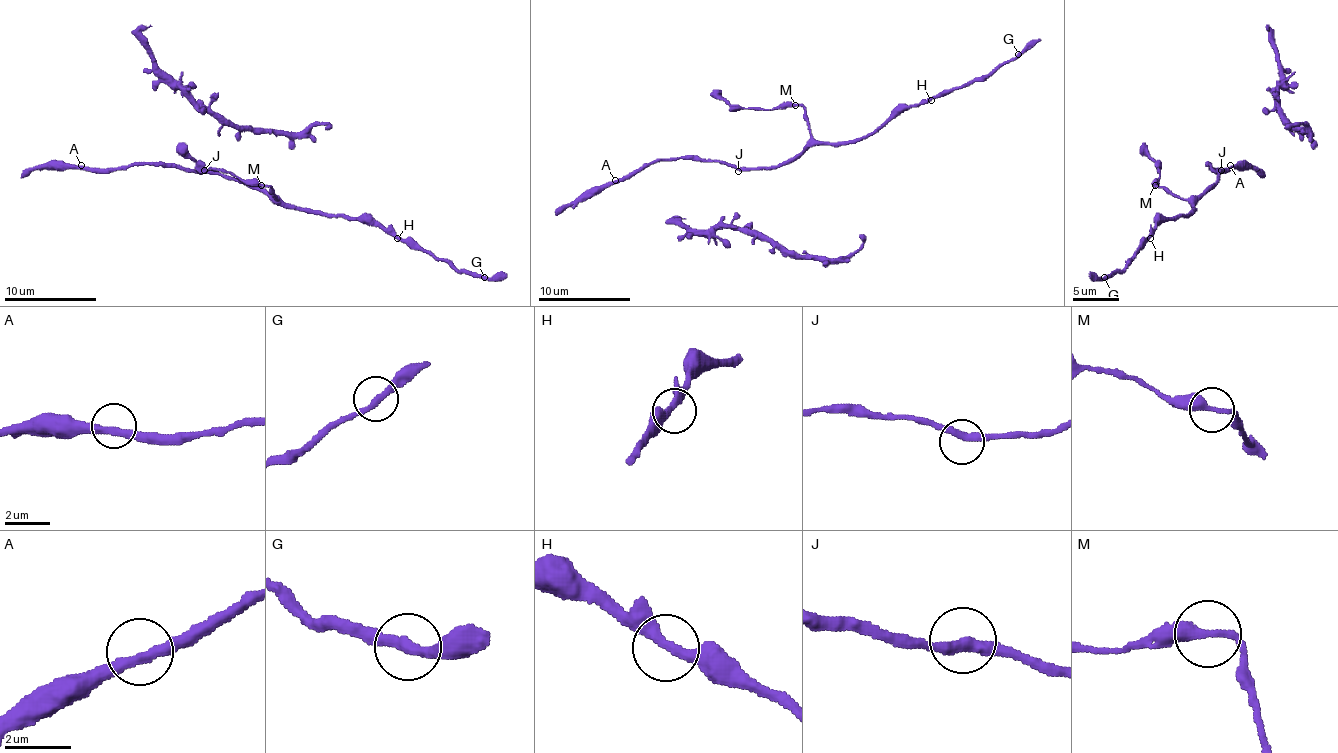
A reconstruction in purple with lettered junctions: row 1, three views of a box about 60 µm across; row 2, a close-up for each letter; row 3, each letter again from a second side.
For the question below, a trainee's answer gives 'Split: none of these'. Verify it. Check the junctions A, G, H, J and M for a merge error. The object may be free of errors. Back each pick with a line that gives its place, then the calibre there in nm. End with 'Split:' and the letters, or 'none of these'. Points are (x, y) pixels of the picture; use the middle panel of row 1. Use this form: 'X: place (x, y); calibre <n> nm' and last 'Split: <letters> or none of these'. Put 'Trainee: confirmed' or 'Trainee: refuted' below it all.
Split: none of these
Trainee: confirmed

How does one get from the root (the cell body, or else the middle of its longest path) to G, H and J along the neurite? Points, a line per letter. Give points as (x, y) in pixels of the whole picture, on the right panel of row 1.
G: (1209, 188), (1186, 216), (1164, 218), (1122, 268), (1104, 277)
H: (1209, 188), (1186, 216), (1164, 218), (1154, 227), (1150, 238)
J: (1209, 188), (1221, 170)

